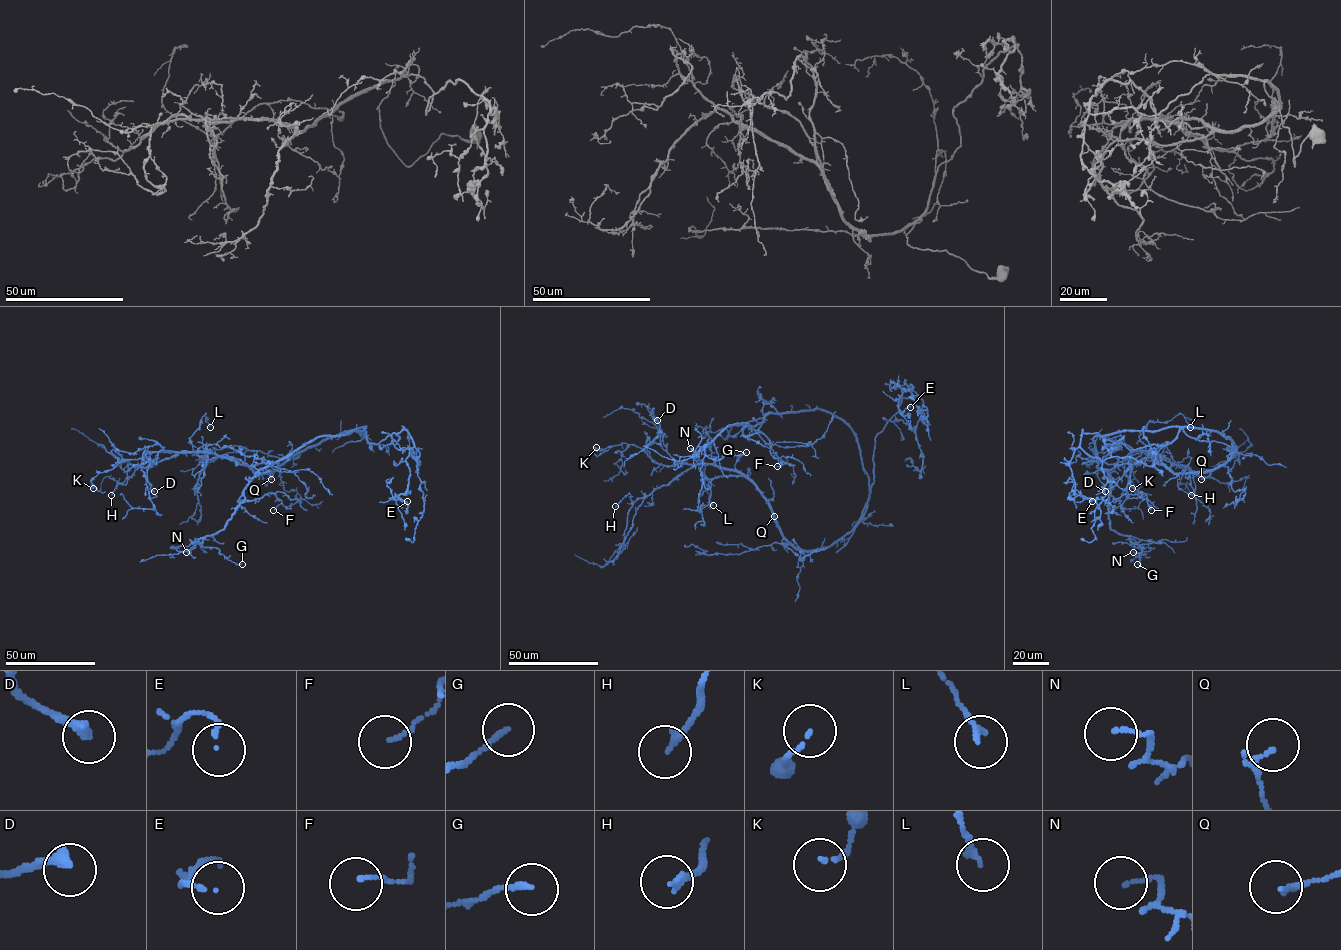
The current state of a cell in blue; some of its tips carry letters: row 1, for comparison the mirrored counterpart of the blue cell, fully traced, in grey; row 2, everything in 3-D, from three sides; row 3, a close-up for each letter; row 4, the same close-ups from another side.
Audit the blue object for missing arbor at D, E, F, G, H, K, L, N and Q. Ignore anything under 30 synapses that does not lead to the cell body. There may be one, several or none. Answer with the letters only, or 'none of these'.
none of these

